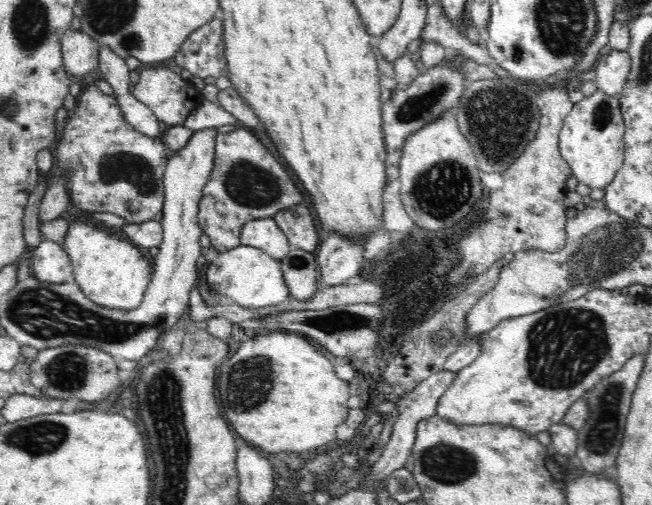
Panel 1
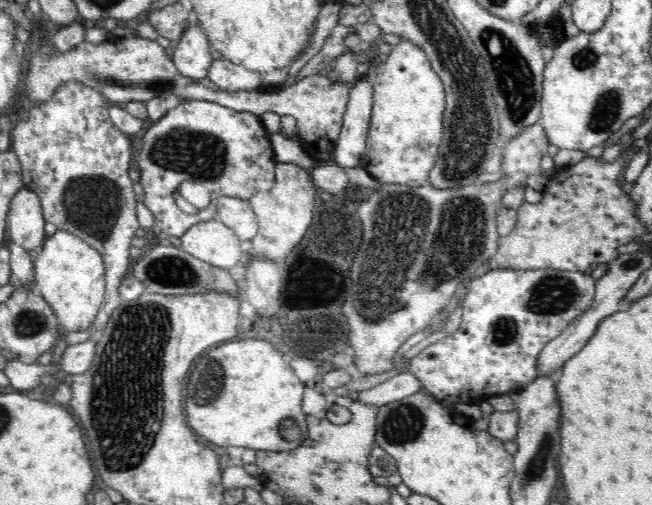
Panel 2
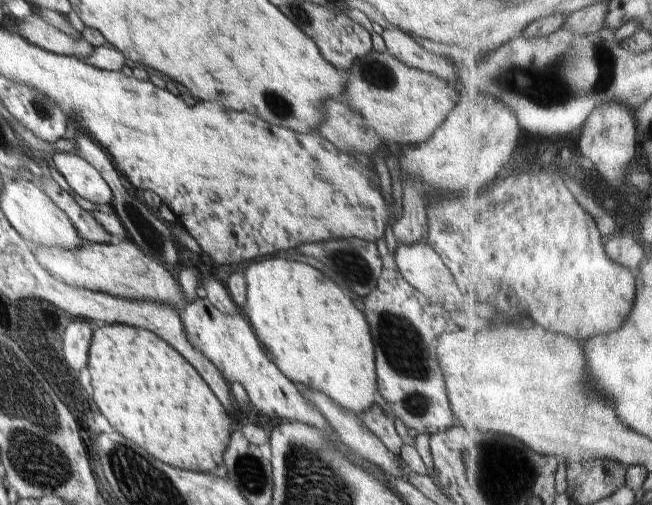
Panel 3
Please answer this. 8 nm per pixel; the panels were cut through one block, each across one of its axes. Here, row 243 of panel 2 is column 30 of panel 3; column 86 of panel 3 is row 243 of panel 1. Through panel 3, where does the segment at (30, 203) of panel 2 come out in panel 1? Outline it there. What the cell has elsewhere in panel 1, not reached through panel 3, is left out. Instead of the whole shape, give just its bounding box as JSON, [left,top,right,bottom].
[30,239,74,284]

